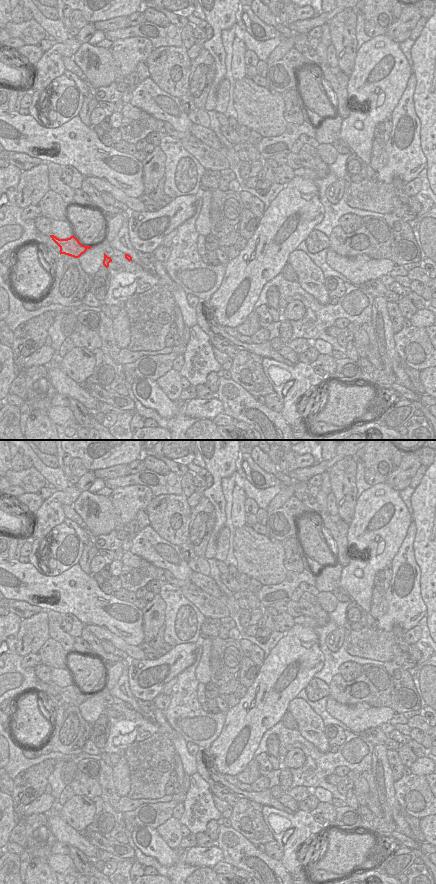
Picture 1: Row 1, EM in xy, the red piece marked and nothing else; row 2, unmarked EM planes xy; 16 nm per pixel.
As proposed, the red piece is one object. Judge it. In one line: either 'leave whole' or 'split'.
split

